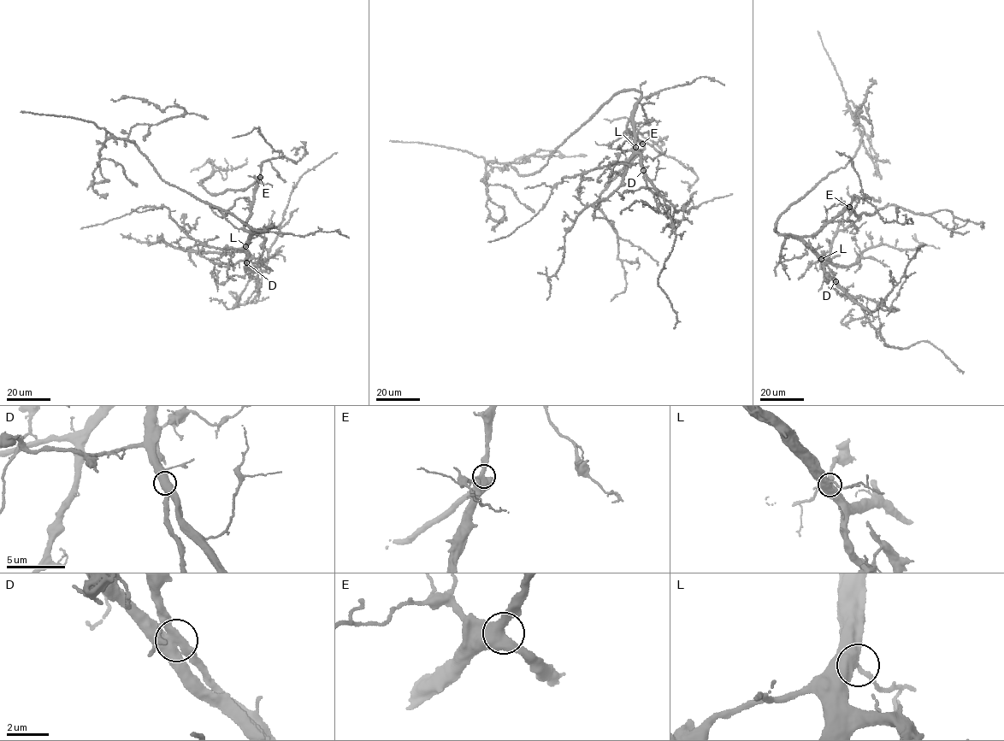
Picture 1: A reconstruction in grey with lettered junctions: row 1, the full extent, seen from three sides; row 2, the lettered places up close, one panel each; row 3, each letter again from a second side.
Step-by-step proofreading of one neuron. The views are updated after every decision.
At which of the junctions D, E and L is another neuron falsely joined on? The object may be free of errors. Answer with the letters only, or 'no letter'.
D

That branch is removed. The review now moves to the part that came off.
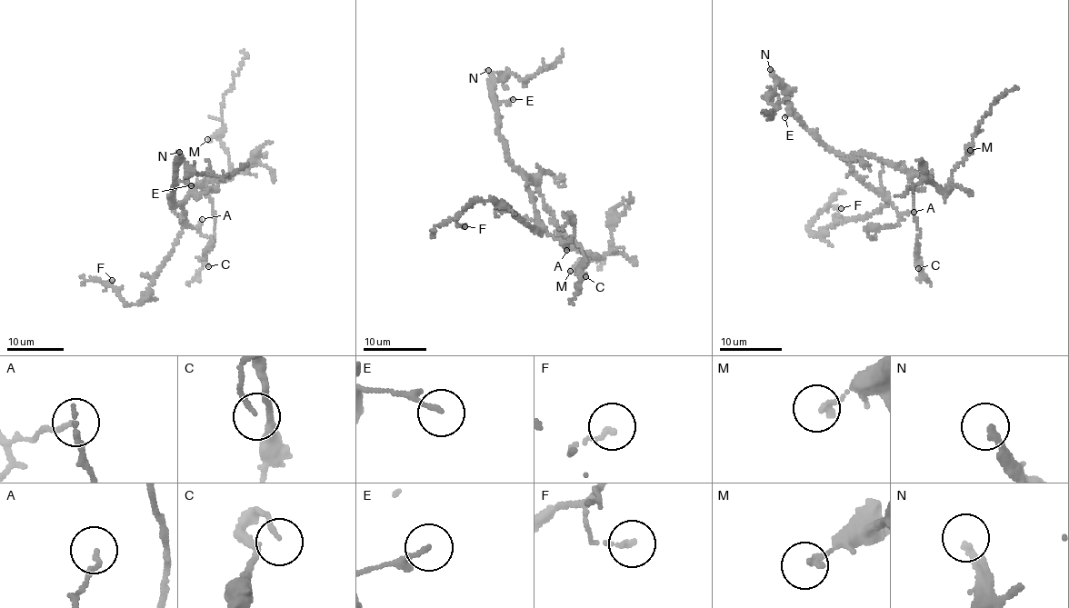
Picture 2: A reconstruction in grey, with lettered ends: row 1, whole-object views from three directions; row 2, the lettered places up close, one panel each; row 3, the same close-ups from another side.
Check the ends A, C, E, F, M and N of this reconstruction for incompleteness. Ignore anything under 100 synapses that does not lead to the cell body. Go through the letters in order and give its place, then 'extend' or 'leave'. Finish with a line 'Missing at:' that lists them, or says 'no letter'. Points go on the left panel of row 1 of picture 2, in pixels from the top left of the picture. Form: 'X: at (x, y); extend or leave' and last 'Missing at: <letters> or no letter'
A: at (202, 219); leave
C: at (208, 266); leave
E: at (191, 185); leave
F: at (112, 280); leave
M: at (207, 139); leave
N: at (179, 152); extend
Missing at: N

